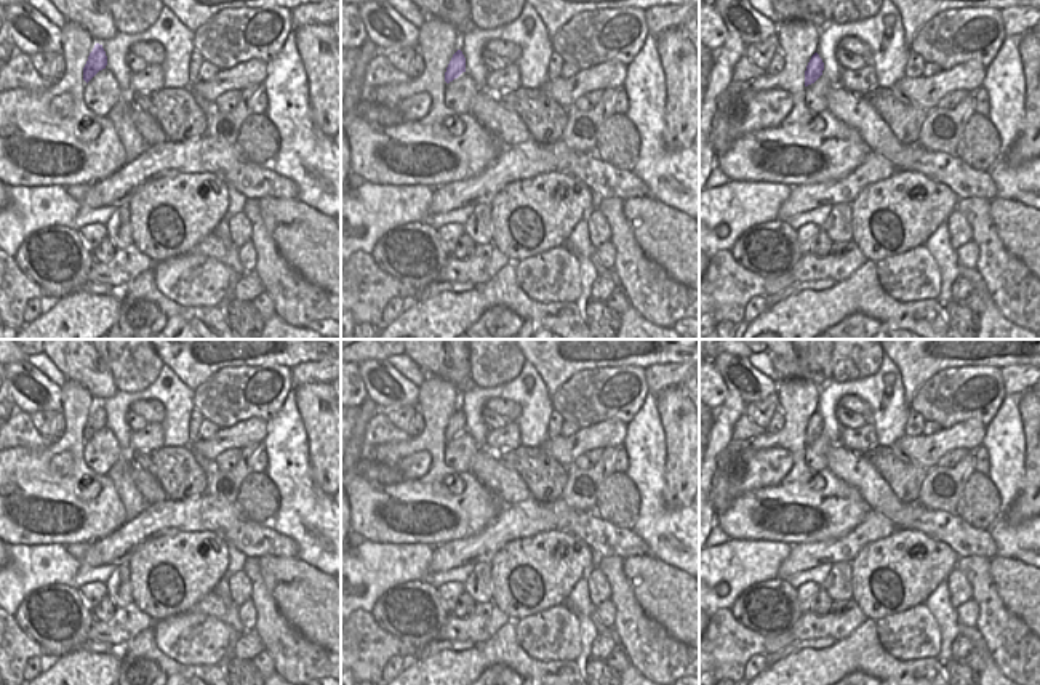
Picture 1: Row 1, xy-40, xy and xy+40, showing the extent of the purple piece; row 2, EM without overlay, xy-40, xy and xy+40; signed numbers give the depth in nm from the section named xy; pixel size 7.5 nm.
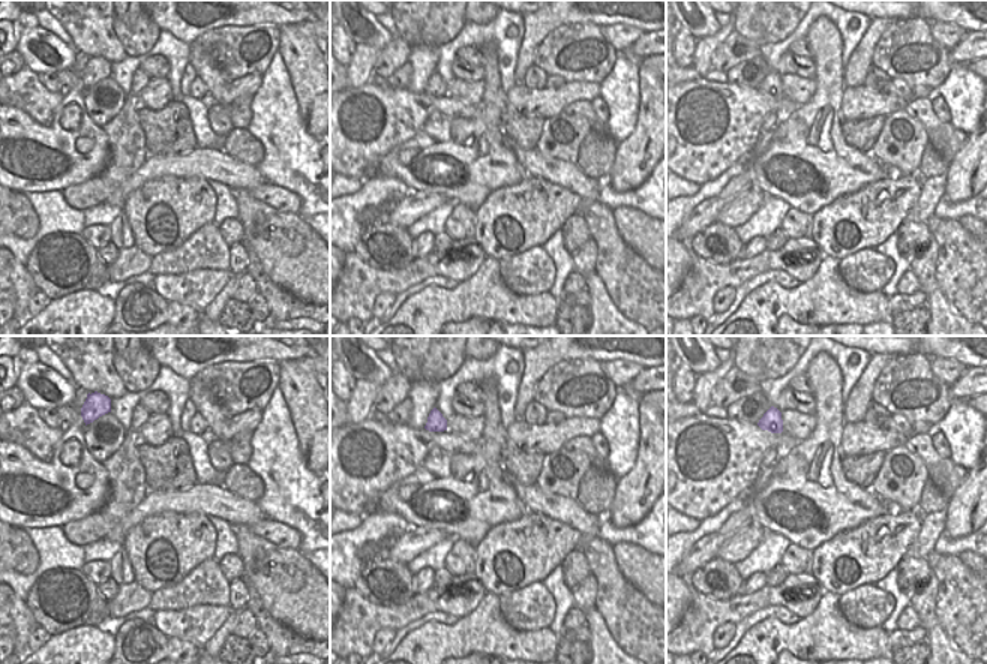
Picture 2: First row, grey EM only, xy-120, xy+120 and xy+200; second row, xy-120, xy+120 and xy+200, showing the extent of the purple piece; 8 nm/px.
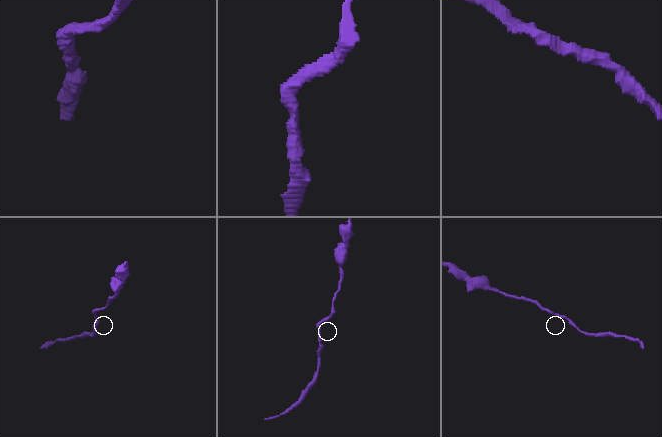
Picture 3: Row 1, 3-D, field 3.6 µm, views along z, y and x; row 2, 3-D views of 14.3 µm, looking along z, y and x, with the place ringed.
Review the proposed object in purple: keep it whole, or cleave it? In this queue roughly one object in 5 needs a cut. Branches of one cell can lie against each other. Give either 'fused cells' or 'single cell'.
single cell

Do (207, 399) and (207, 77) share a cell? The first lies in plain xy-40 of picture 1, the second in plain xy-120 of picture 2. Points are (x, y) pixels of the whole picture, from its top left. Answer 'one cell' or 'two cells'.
two cells

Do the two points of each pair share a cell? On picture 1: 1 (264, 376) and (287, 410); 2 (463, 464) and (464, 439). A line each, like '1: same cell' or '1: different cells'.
1: different cells
2: same cell

